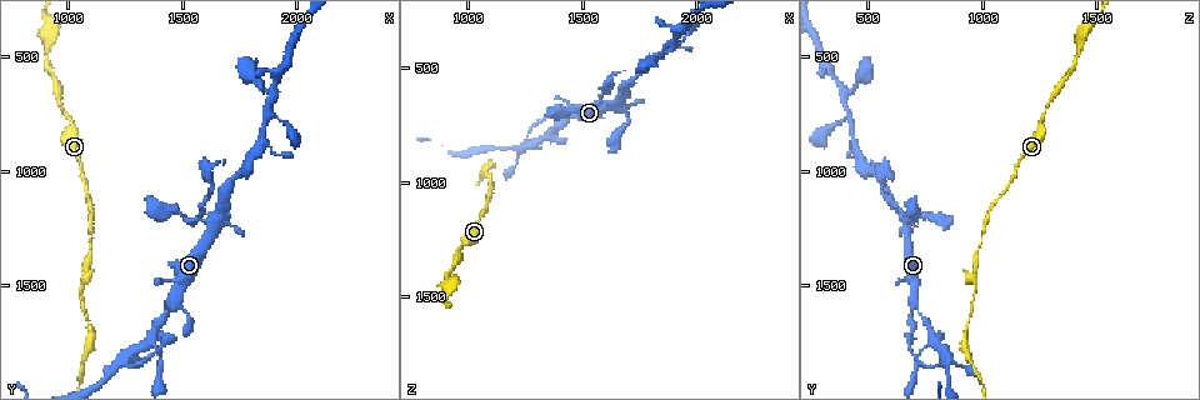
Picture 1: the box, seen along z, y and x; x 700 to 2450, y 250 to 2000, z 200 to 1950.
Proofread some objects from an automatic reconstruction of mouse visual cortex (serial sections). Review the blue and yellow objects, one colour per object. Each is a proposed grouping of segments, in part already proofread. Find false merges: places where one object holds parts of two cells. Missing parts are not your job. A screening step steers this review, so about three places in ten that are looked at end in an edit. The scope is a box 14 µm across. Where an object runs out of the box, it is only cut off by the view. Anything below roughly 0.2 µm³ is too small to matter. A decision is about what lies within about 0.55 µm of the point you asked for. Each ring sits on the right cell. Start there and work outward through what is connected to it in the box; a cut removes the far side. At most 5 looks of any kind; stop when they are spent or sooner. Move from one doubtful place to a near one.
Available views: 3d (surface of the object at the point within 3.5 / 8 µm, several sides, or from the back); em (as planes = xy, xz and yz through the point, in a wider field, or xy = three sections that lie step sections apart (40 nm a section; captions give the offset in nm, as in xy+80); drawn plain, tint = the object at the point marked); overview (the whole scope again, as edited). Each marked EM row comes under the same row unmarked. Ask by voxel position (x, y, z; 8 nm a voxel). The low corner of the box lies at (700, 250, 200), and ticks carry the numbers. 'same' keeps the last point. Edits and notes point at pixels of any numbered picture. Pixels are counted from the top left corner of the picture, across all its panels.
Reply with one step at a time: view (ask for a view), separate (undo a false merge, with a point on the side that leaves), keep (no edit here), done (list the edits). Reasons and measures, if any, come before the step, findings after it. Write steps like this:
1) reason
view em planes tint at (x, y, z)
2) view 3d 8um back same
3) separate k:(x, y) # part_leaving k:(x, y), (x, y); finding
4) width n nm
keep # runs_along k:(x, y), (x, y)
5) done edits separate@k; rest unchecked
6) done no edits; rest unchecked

small branch off a trunk
view 3d 8um at (1650, 1240, 670)

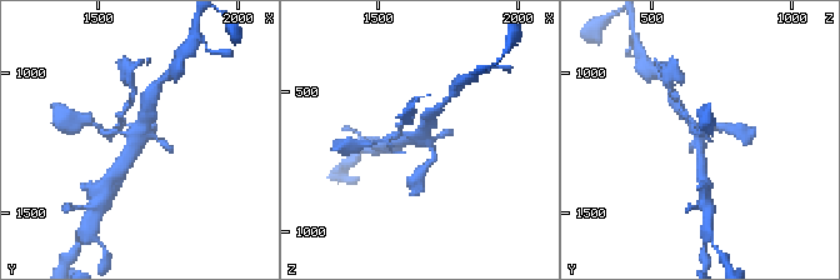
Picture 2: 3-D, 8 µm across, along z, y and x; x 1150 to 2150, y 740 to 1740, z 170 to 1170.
shape alone is not enough
view em planes tint at (1640, 1240, 670)

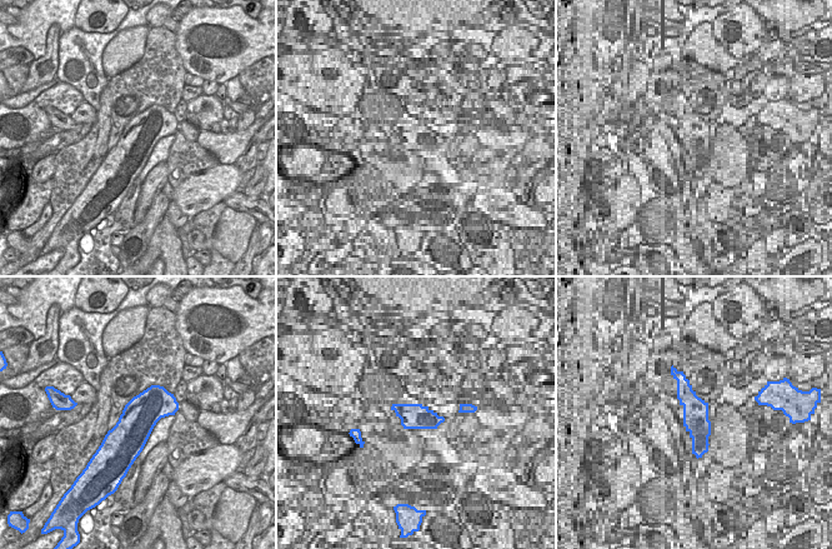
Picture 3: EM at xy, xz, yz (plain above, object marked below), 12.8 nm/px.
width 460 nm
keep # runs_along 2:(115, 170), (145, 129), (146, 111); one cell here

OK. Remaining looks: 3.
abrupt turn
view 3d 3.5um at (1890, 660, 400)

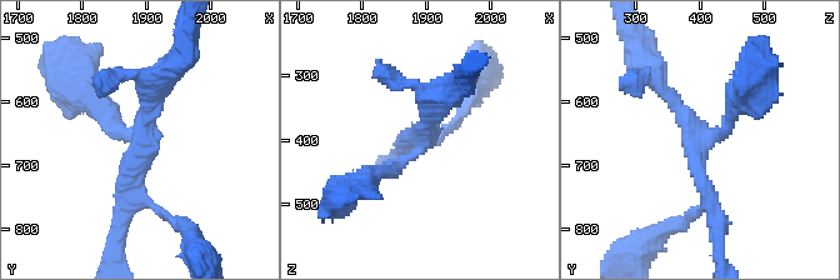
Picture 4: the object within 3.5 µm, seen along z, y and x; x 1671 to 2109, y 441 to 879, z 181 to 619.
shape alone is not enough
view em xy step 3 tint at (1900, 660, 390)

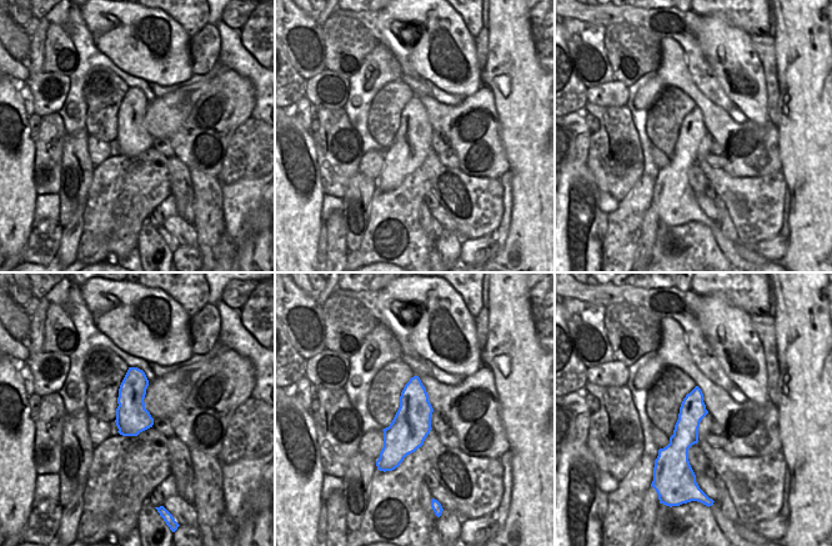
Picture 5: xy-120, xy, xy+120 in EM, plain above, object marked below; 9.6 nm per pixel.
keep # runs_along 4:(714, 213), (691, 125), (653, 75); one cell here

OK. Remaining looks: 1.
done no edits; rest unchecked

